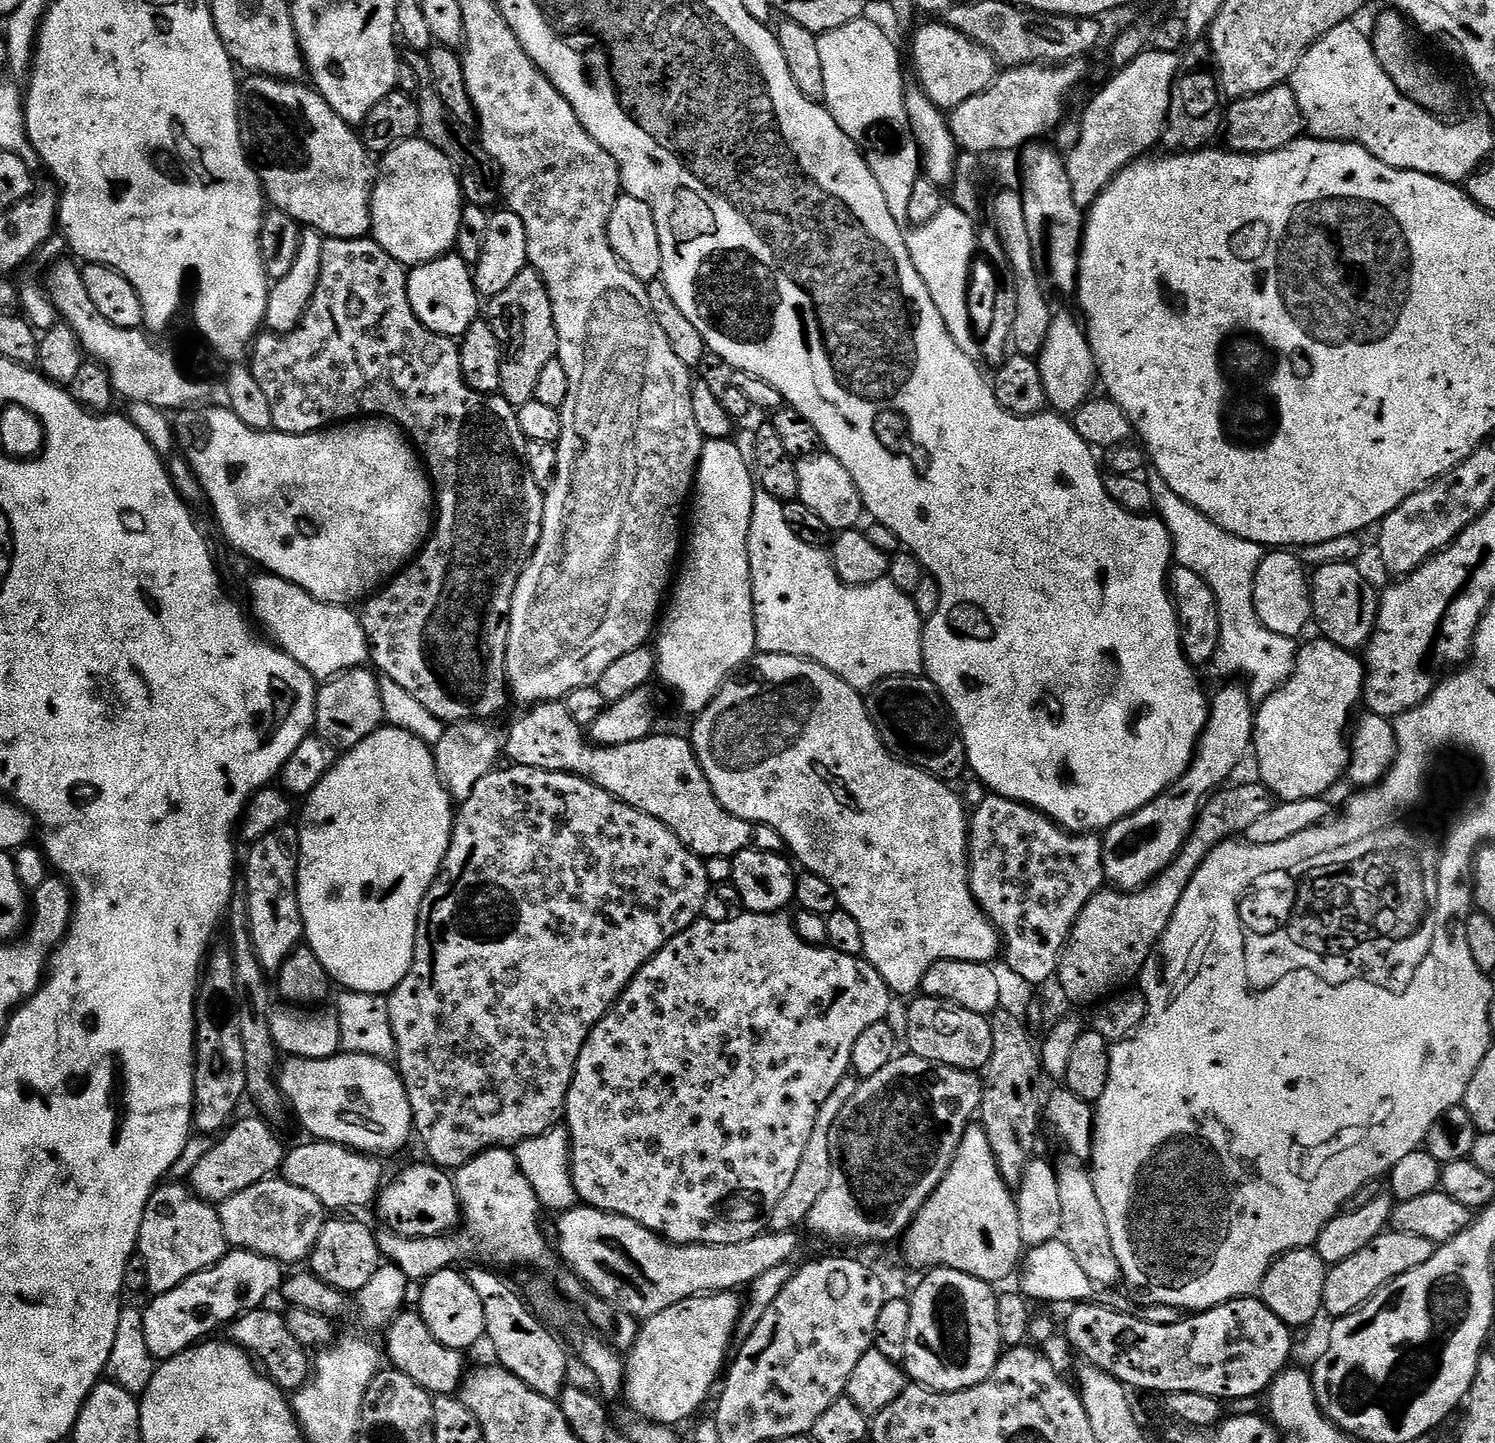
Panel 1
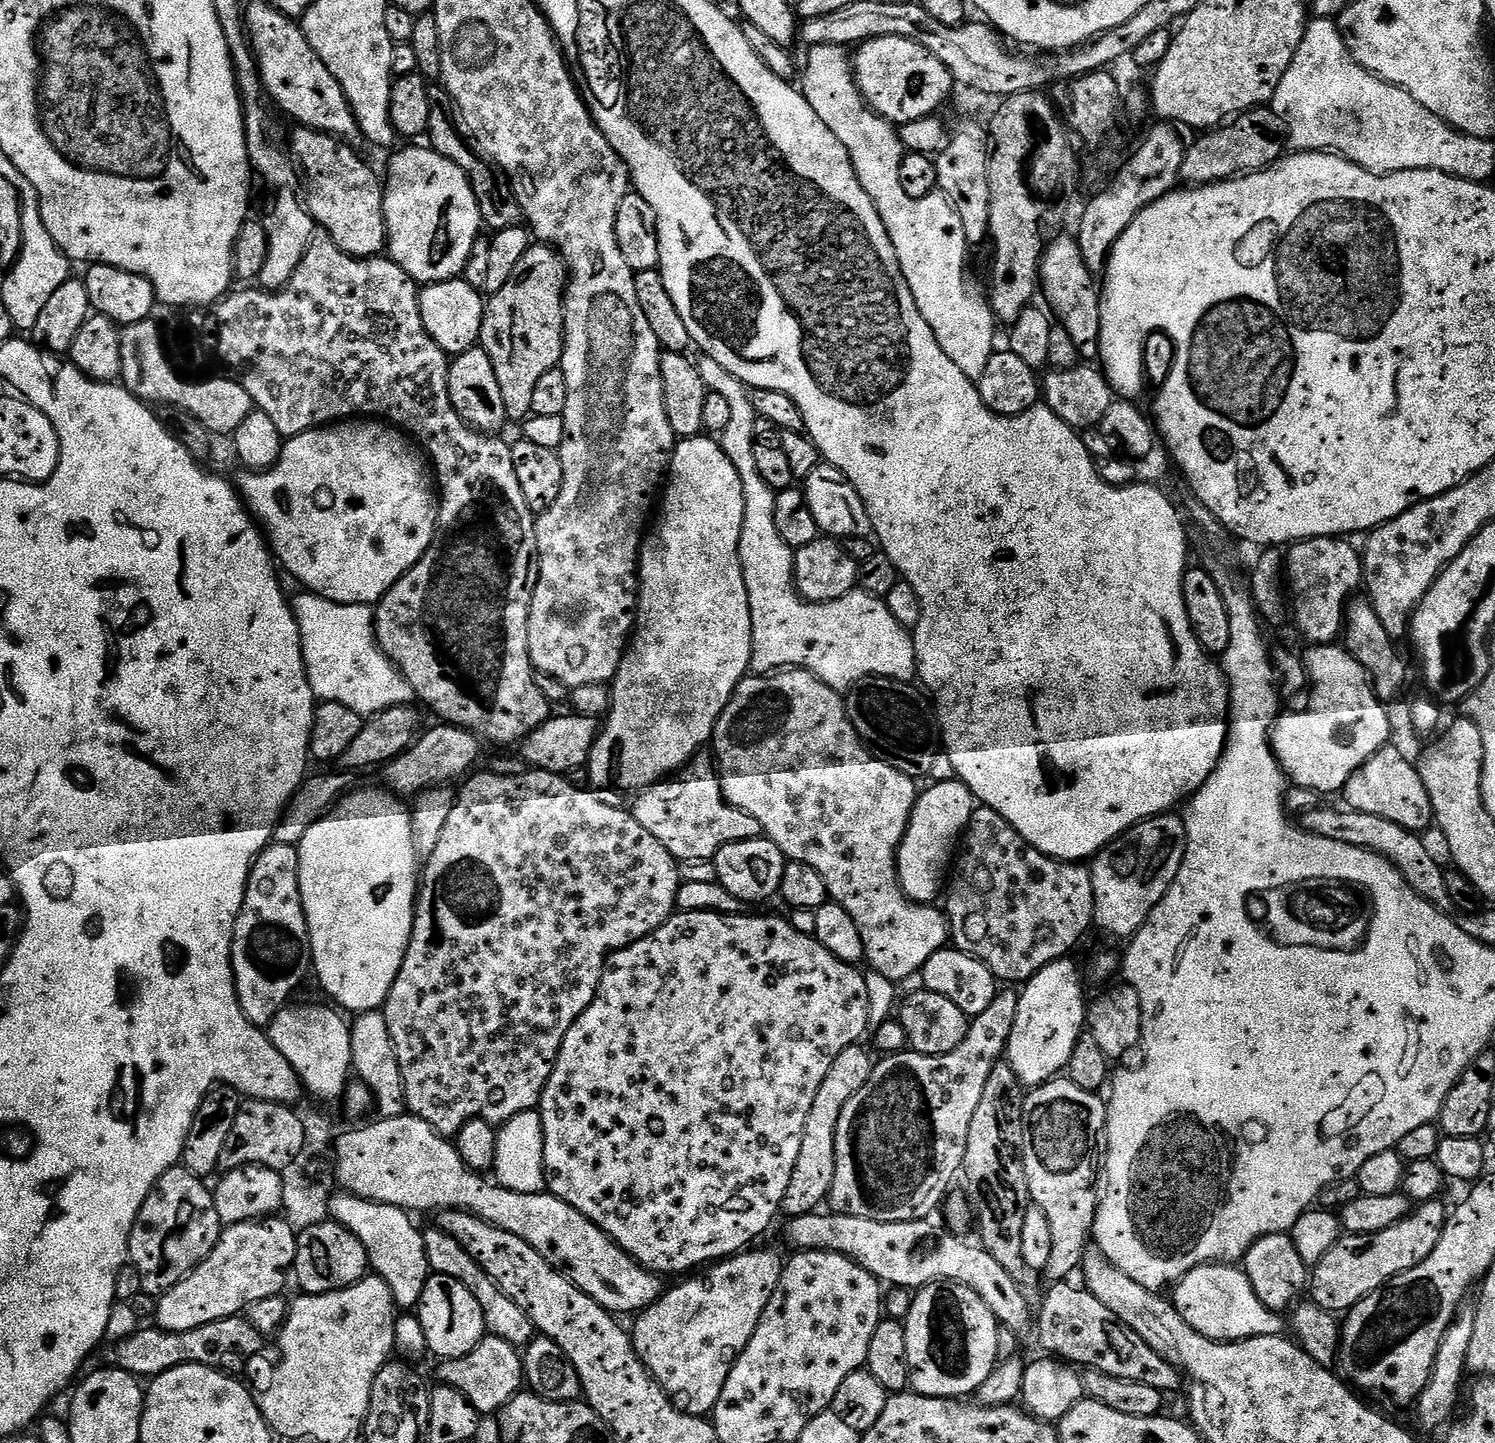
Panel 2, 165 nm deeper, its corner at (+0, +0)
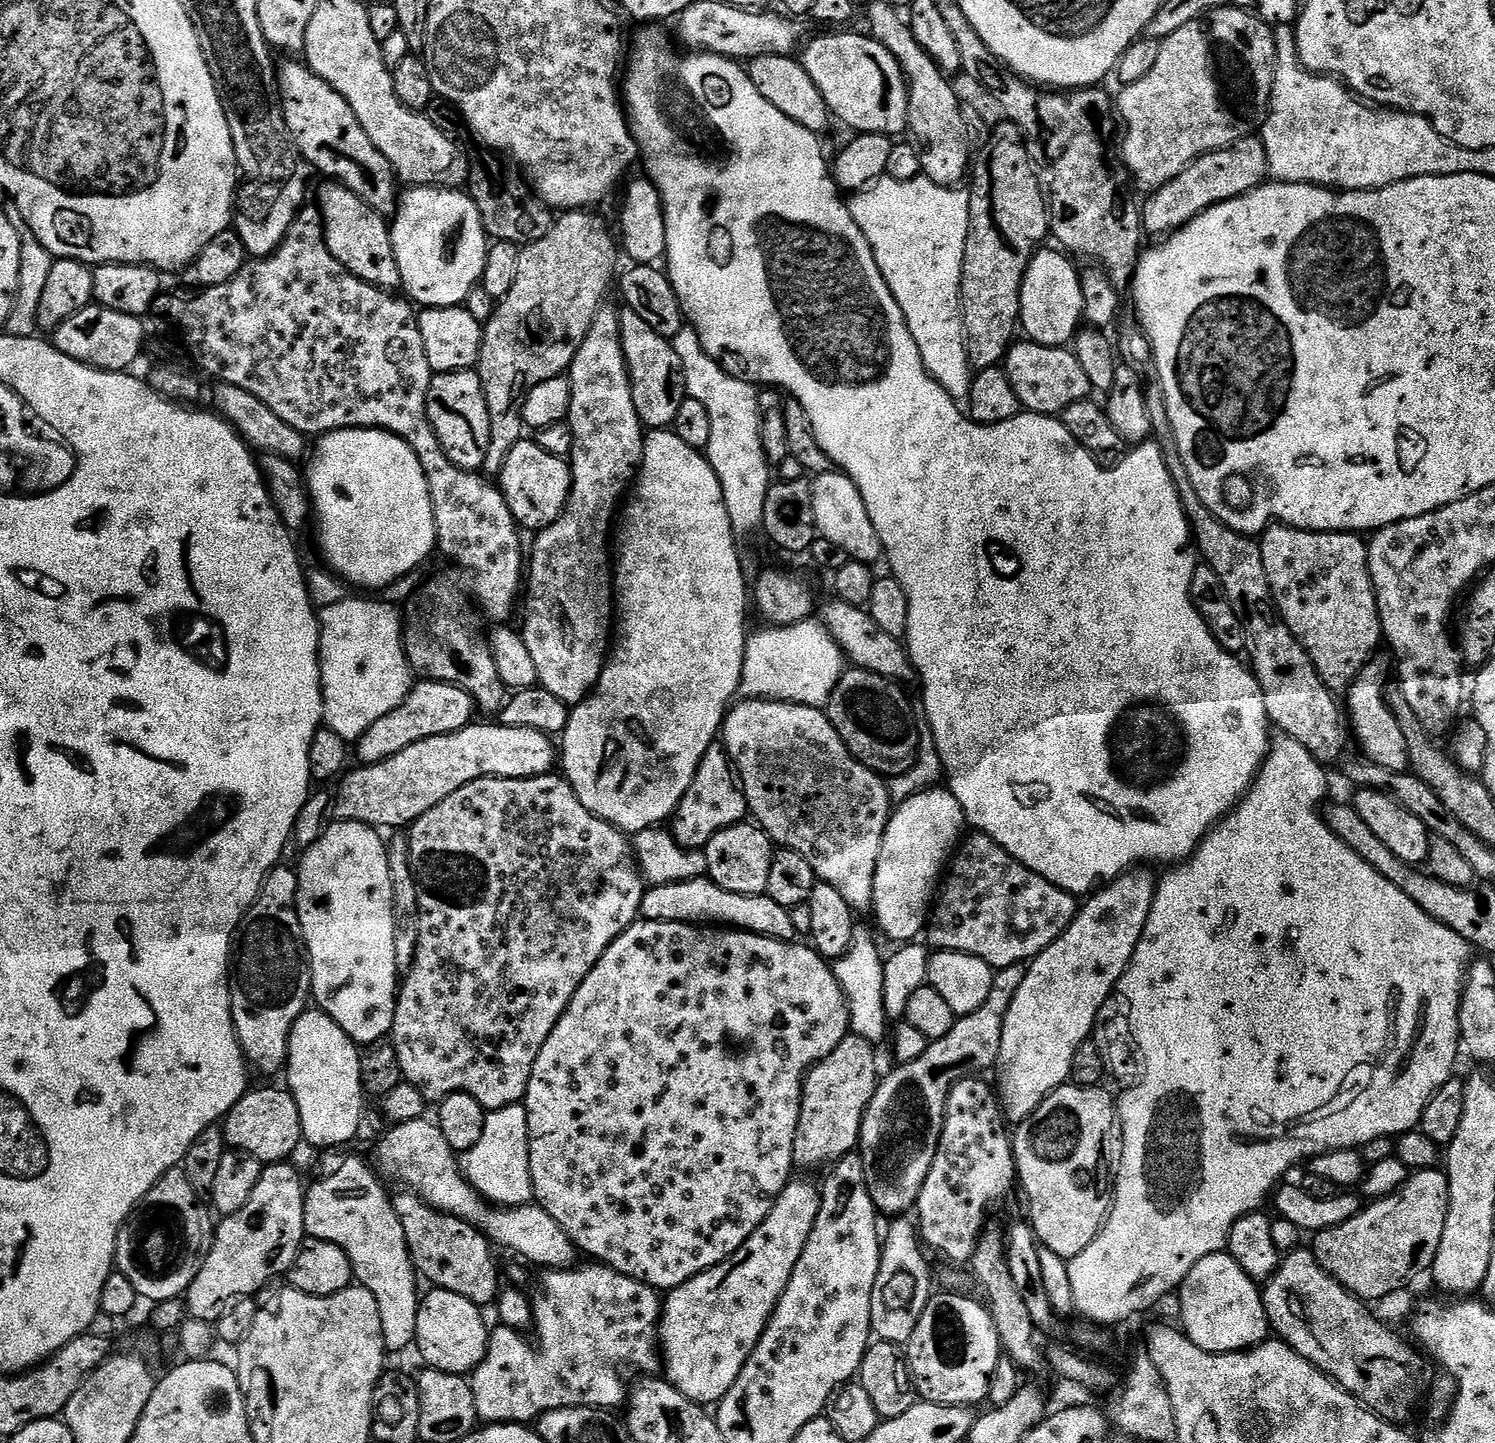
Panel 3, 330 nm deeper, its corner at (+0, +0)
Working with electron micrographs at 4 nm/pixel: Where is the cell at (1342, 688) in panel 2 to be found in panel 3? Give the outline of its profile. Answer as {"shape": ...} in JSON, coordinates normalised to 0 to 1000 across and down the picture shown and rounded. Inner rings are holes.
{"shape":[[[921,454],[920,456],[913,460],[912,464],[908,467],[908,470],[904,473],[904,477],[900,480],[902,484],[902,491],[900,488],[900,496],[903,500],[903,507],[910,515],[912,526],[919,528],[922,531],[927,531],[927,534],[932,534],[933,535],[938,535],[942,532],[942,518],[940,517],[940,511],[938,511],[938,505],[935,503],[935,498],[932,498],[932,495],[928,491],[928,487],[926,486],[926,478],[929,473],[928,460],[930,463],[930,457],[928,454]]]}

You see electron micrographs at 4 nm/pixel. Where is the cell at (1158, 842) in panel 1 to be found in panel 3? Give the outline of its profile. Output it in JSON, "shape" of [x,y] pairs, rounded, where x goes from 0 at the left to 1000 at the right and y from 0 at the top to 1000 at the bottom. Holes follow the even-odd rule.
{"shape":[[[761,600],[730,619],[714,644],[687,669],[686,678],[684,678],[684,683],[681,683],[678,694],[676,694],[676,700],[672,701],[670,725],[665,738],[669,769],[672,770],[672,777],[683,779],[687,773],[692,772],[692,769],[694,769],[694,766],[697,766],[699,760],[715,751],[718,728],[730,719],[734,700],[737,694],[747,687],[756,664],[759,664],[761,650],[764,650],[767,636],[769,636],[775,607],[768,603],[767,601]]]}

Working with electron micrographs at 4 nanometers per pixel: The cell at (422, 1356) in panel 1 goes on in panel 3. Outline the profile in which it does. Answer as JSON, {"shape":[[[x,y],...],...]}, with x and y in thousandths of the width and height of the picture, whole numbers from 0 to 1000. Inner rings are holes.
{"shape":[[[401,875],[386,875],[385,877],[379,879],[367,879],[362,881],[361,891],[359,893],[359,898],[355,899],[356,902],[356,916],[357,924],[359,923],[359,932],[357,933],[353,929],[350,922],[332,919],[328,921],[326,927],[326,938],[322,941],[322,944],[316,948],[314,951],[314,958],[317,966],[317,972],[319,974],[319,980],[322,985],[326,987],[349,987],[355,988],[361,983],[363,980],[368,977],[374,976],[405,976],[412,977],[419,971],[421,964],[421,960],[417,960],[417,948],[426,948],[428,952],[439,952],[443,948],[443,940],[440,936],[440,929],[441,927],[441,910],[443,909],[443,898],[439,893],[435,893],[434,890],[427,888],[415,881],[411,881],[405,876]]]}

